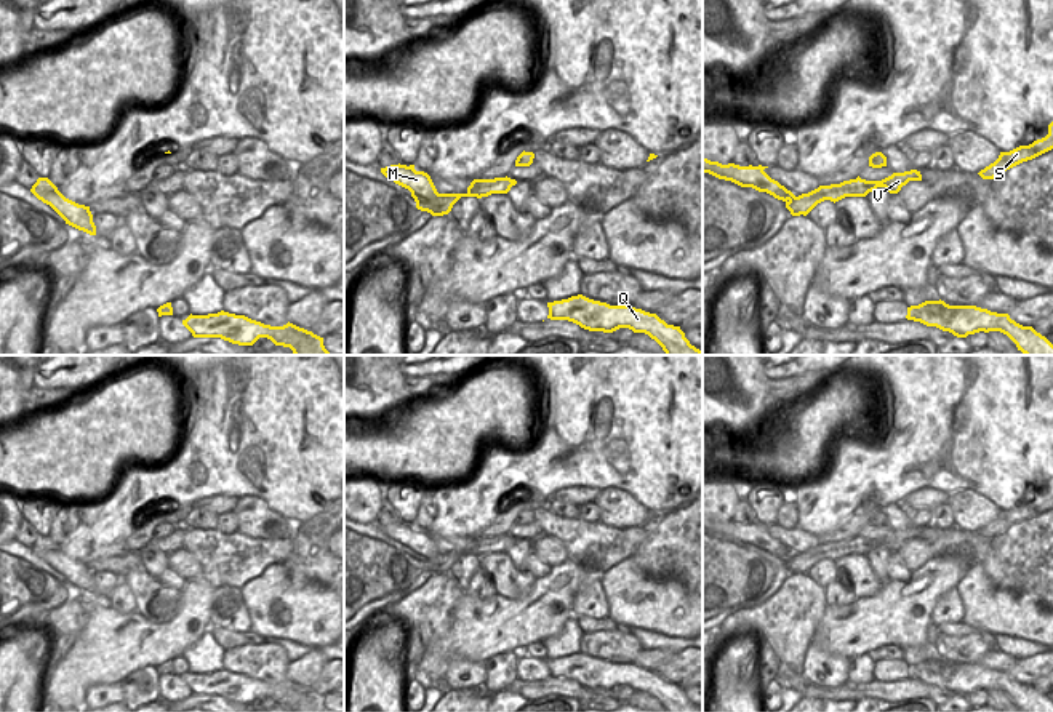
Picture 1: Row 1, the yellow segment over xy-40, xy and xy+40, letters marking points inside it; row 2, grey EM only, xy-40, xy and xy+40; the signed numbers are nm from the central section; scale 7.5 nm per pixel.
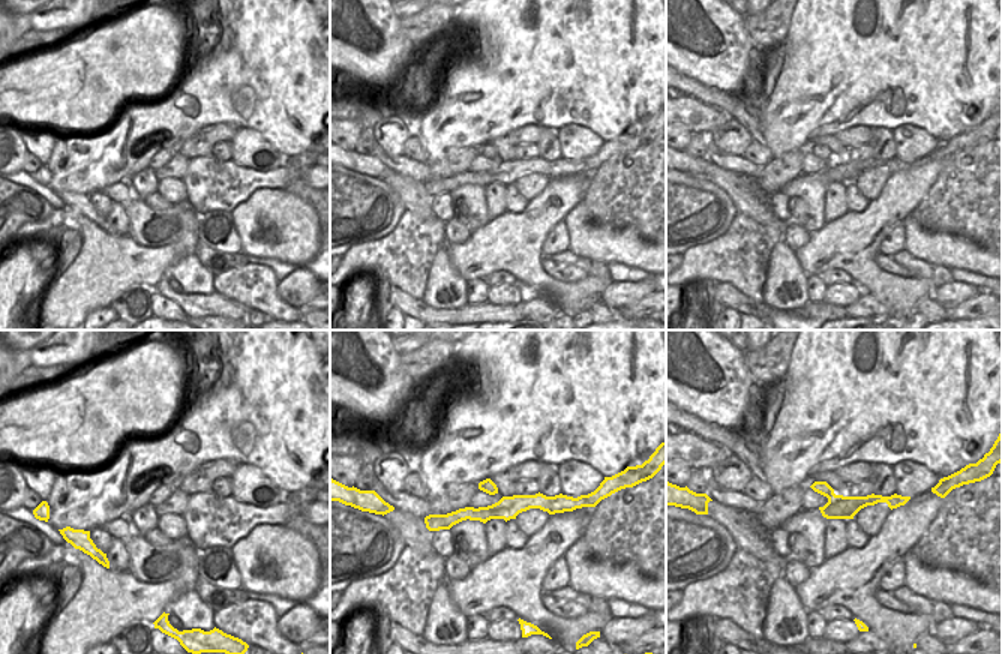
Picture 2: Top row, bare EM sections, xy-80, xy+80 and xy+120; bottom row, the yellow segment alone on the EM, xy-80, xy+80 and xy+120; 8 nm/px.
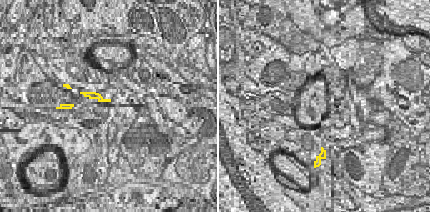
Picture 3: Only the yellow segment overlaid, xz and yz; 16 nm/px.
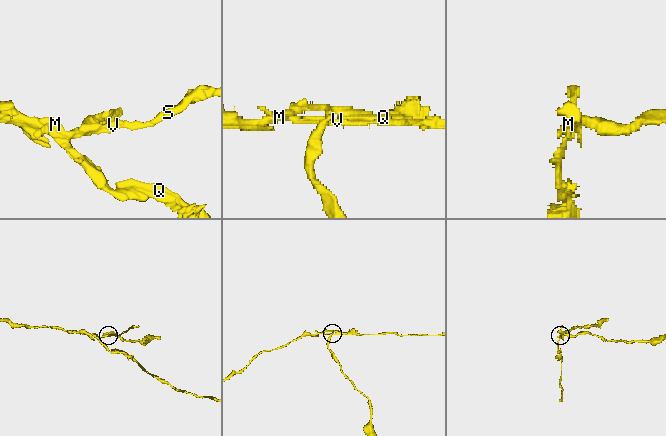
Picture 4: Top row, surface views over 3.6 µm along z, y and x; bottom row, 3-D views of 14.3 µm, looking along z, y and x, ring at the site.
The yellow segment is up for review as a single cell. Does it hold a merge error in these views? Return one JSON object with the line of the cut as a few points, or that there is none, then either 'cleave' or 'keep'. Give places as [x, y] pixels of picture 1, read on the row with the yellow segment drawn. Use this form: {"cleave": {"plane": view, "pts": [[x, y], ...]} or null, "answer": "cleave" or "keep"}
{"cleave": {"plane": "xy", "pts": [[426, 199], [444, 213]]}, "answer": "cleave"}

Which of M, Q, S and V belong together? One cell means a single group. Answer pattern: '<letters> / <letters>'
M Q / S V

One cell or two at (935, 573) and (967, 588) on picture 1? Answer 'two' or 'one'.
two

